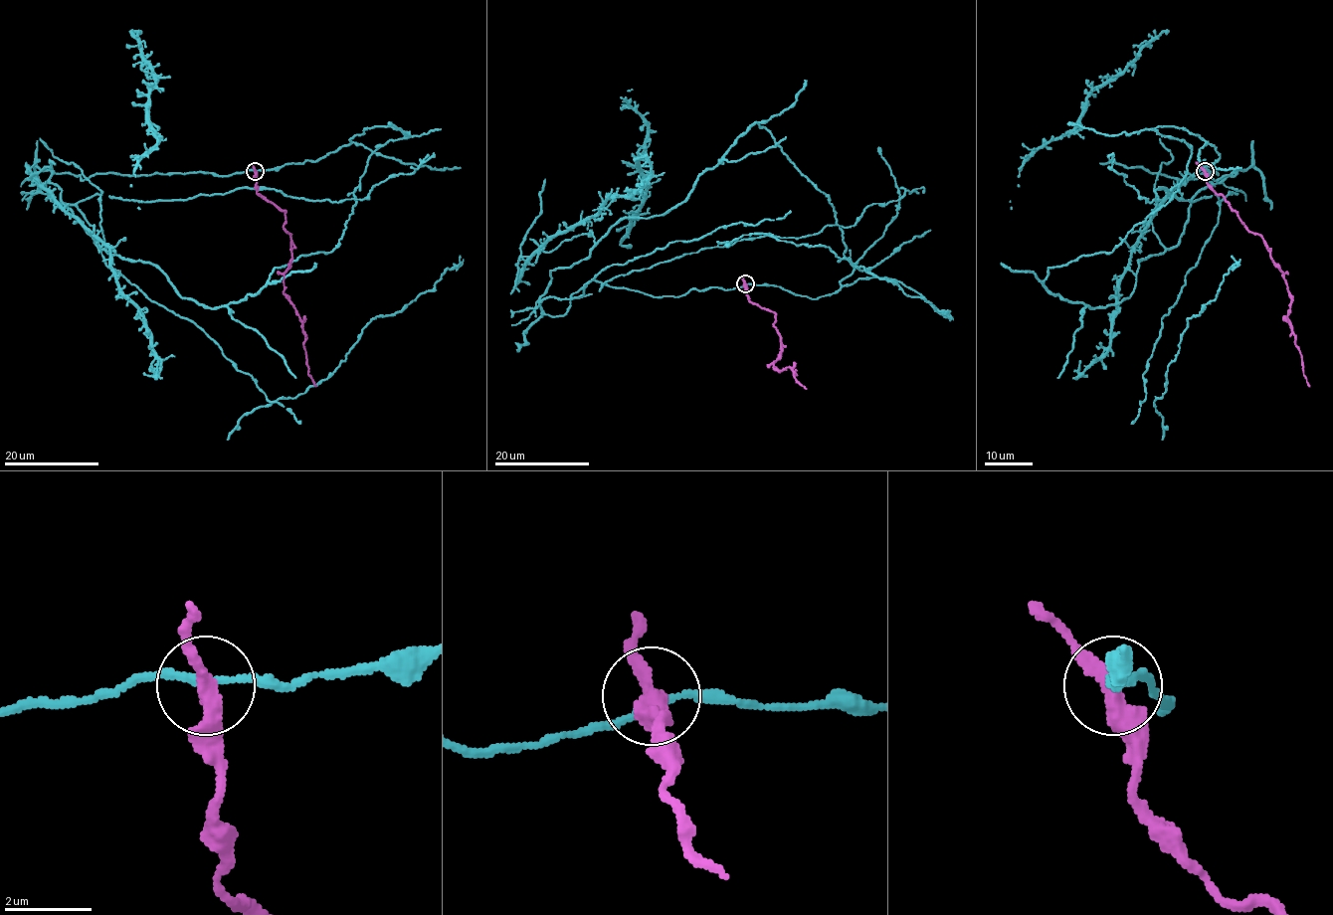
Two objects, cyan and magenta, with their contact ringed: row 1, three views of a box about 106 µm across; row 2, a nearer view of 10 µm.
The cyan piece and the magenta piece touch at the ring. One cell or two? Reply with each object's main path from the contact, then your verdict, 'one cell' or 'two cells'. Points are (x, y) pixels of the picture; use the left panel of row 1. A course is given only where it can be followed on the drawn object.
cyan via (255, 170), (50, 181), (106, 253), (226, 307), (338, 244), (369, 155), (441, 129) | magenta via (255, 170), (256, 192), (285, 210), (283, 228), (291, 240), (285, 292), (299, 317), (307, 374), (316, 386) | two cells

